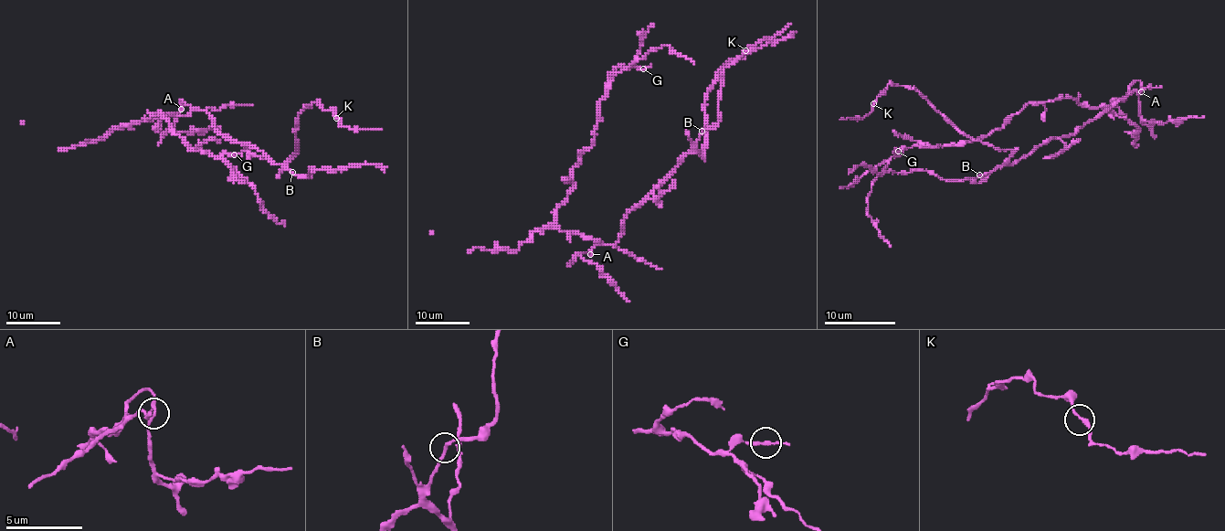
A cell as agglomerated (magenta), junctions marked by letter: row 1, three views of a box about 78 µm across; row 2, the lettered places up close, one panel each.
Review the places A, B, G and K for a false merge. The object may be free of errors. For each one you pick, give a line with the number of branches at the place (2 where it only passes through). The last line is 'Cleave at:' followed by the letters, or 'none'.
A: 2
Cleave at: A

